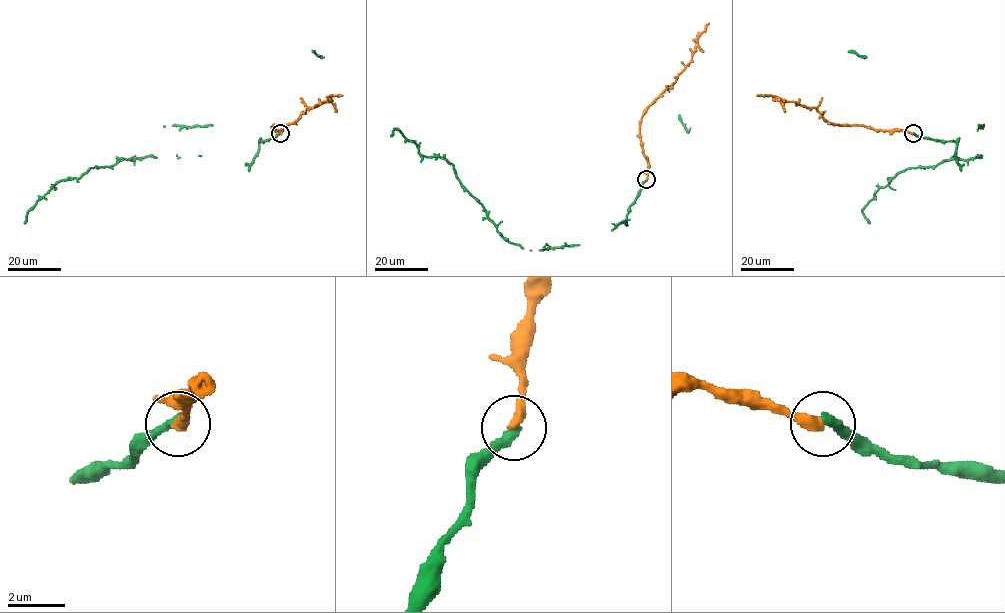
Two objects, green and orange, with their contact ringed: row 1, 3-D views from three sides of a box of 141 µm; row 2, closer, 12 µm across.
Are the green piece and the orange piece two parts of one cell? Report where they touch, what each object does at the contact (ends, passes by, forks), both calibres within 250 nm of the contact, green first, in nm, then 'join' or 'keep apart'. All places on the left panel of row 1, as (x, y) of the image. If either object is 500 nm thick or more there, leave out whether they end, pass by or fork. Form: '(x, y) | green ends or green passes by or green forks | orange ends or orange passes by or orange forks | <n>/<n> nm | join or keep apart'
(280, 133) | green ends | orange ends | 340/400 nm | join

